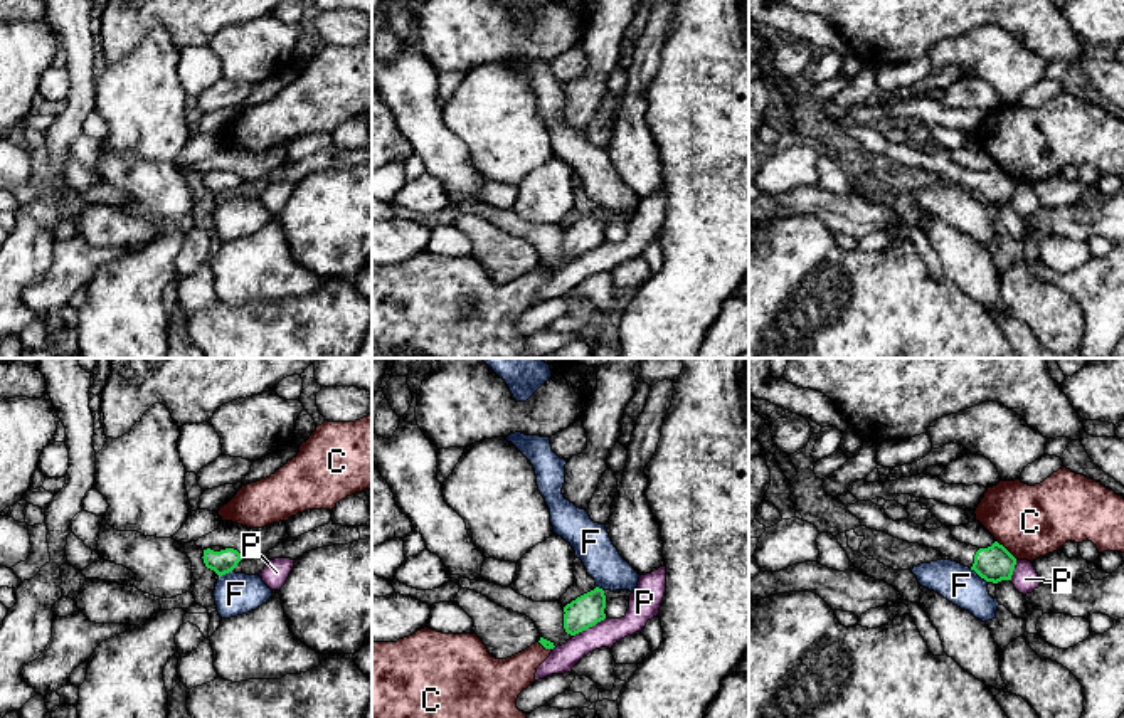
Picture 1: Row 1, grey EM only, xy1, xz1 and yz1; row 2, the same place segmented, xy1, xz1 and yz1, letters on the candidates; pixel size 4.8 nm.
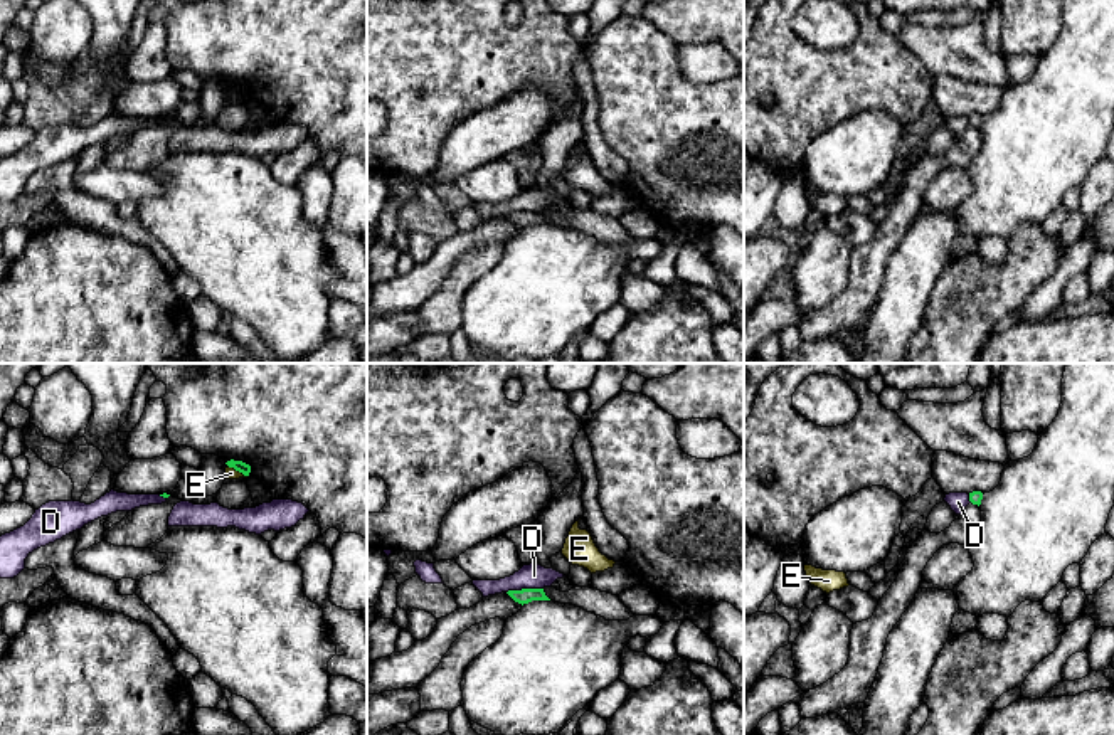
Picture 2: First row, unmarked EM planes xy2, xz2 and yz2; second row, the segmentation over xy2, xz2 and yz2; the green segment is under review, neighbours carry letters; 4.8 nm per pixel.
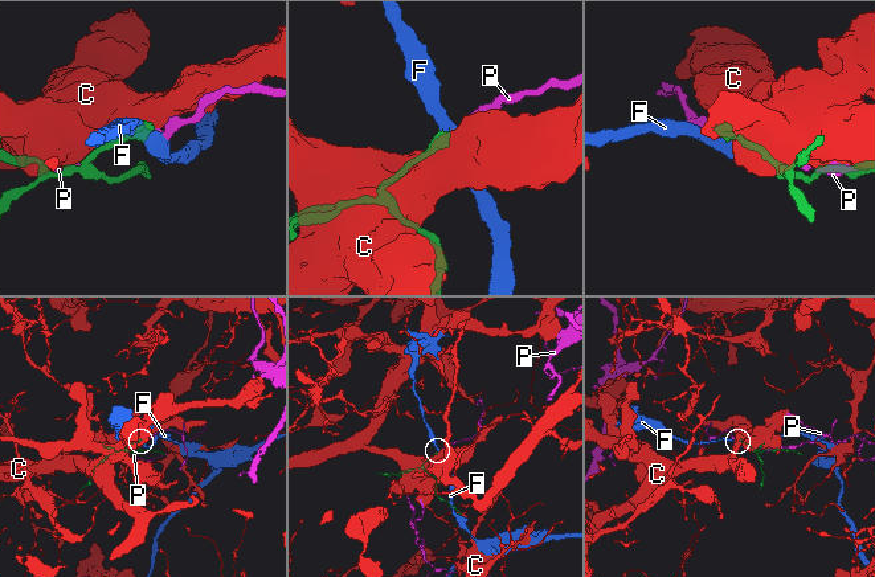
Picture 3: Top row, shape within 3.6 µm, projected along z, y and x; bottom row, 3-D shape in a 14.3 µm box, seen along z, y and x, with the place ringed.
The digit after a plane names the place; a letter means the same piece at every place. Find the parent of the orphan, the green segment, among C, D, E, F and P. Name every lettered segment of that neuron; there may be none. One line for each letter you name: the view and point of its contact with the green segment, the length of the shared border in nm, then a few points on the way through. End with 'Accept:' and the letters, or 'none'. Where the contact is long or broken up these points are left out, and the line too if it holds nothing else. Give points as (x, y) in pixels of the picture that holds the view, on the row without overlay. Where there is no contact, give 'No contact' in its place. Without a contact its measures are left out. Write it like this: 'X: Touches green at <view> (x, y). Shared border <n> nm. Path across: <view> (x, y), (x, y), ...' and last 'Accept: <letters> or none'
Accept: none

